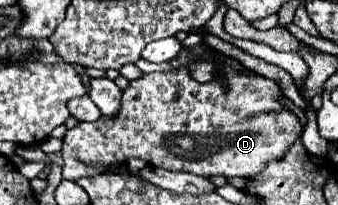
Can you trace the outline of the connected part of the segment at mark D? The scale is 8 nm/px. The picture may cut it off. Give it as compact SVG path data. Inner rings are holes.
M194 56L192 62L174 72L154 72L144 74L140 80L130 82L122 94L122 110L116 118L100 118L96 122L80 122L76 128L68 130L64 136L62 156L62 176L64 180L78 180L82 176L102 174L108 166L124 164L128 158L142 158L150 166L160 166L166 170L182 170L198 176L256 176L270 160L278 160L290 148L296 136L304 132L300 120L294 112L282 106L276 96L282 96L274 80L262 78L254 72L238 74L228 64L214 60L210 56ZM194 60L206 60L214 66L222 64L228 76L228 86L224 88L214 76L212 82L200 84L190 76L188 66Z

